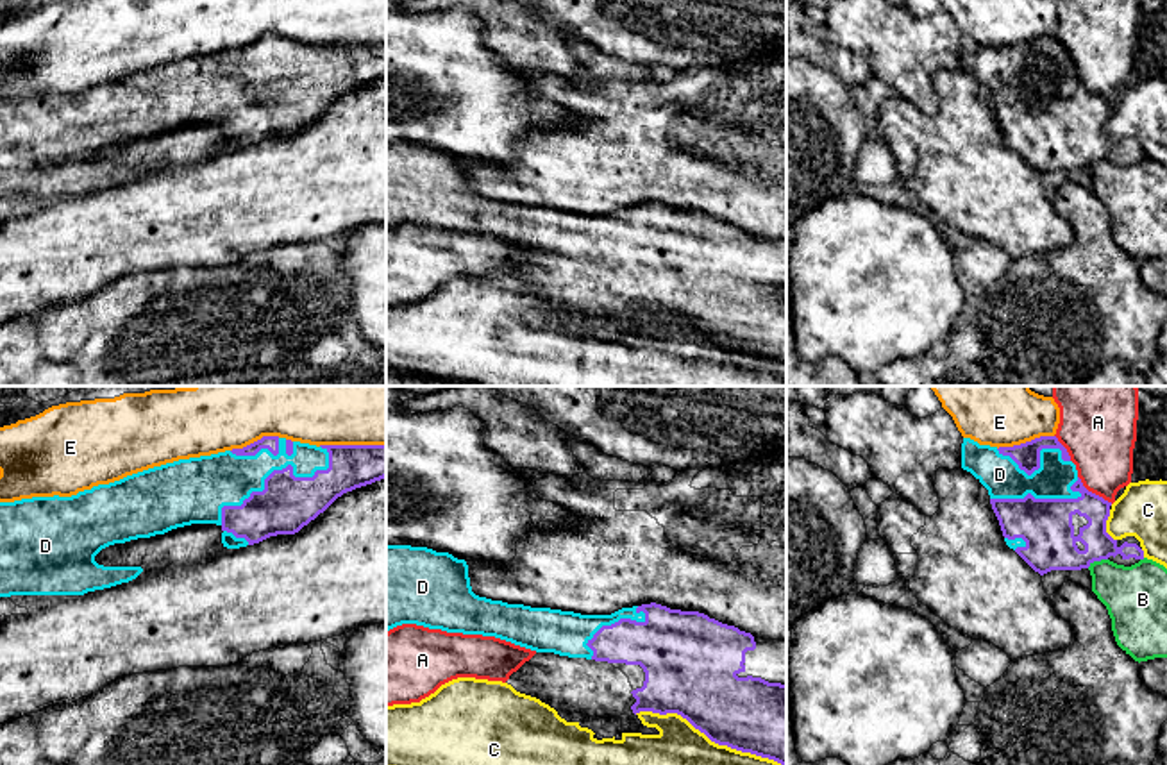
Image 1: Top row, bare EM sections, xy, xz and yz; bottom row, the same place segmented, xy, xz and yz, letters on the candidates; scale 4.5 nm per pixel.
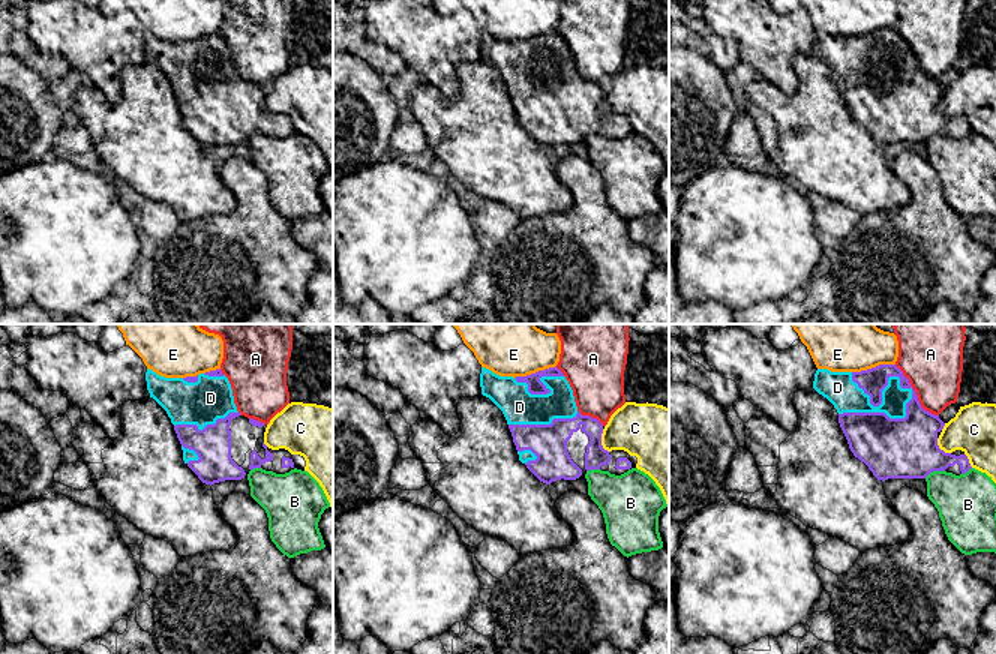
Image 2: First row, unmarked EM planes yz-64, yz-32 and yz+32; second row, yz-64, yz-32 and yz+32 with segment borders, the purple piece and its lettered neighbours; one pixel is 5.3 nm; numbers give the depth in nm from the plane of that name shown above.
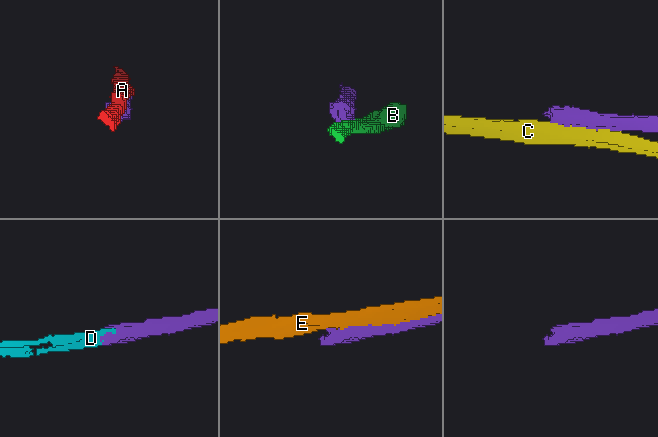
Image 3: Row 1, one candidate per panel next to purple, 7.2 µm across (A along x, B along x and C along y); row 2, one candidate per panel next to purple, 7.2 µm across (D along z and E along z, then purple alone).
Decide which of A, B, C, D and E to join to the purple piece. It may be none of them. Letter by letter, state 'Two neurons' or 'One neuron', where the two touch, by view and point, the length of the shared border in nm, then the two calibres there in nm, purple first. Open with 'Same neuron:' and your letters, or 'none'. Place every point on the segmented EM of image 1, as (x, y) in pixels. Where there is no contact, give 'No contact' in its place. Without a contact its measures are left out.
Same neuron: D
A: Two neurons. Touches purple at yz (1094, 494). Shared border 200 nm. Thickness 220 nm (purple) against 320 nm
B: Two neurons. Touches purple at yz (1096, 560). Shared border 100 nm. Thickness 220 nm (purple) against 280 nm
C: Two neurons. Touches purple at xz (708, 737). Shared border 700 nm. Thickness 340 nm (purple) against 190 nm
D: One neuron. Touches purple at xy (274, 470). Shared border 600 nm. Thickness 240 nm (purple) against 240 nm
E: Two neurons. Touches purple at xy (351, 445). Shared border 300 nm. Thickness 200 nm (purple) against 500 nm

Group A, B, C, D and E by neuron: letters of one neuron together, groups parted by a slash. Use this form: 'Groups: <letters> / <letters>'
Groups: A / B / C / D / E

